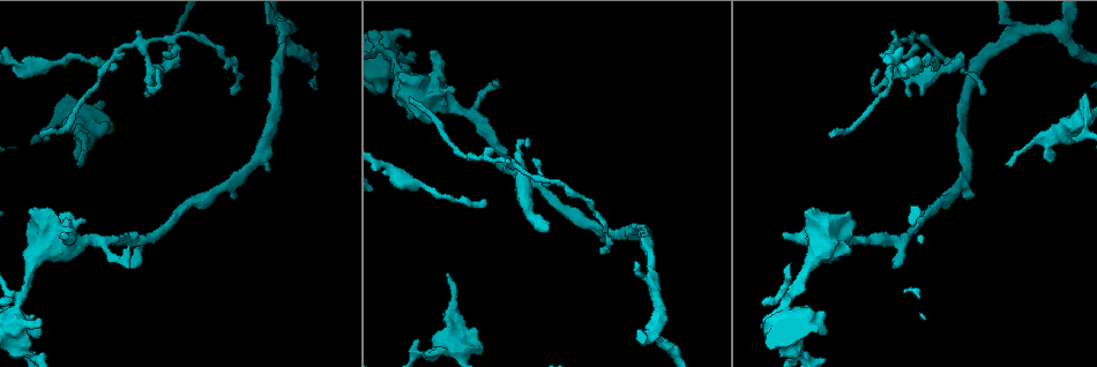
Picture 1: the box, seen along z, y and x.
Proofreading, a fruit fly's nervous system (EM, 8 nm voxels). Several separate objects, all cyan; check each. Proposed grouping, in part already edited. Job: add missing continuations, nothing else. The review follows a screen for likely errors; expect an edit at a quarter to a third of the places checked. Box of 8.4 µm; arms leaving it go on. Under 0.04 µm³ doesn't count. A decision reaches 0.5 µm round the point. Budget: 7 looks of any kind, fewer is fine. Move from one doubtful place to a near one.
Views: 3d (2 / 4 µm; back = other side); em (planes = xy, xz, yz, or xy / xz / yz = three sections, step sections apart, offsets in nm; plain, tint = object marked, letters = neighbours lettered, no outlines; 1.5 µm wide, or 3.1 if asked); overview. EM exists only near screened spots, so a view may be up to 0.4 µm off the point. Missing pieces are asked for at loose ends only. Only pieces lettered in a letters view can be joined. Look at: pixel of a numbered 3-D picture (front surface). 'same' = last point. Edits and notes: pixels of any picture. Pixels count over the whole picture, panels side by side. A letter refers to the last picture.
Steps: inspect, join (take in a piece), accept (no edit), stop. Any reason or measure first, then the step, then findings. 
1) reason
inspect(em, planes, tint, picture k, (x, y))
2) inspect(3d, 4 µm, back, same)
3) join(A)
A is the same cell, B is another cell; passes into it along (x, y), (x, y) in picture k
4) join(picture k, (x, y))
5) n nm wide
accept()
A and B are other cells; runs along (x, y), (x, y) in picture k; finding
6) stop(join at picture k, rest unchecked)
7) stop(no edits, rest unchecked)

inspect(em, planes, letters, picture 1, (959, 54))

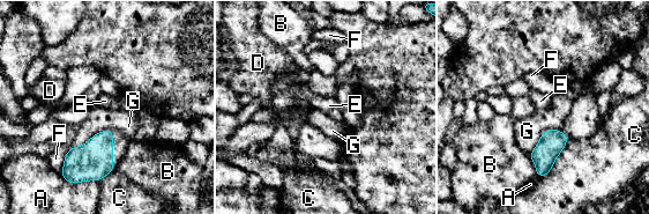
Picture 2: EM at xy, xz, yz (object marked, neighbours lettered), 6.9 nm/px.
accept()
A, B, C, D, E, F and G are other cells; border along (111, 130), (98, 131), (71, 147) in picture 2; no lettered piece goes on from it

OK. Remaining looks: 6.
tapers out
inspect(em, planes, letters, picture 1, (39, 135))

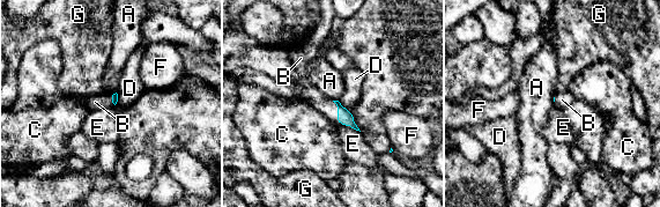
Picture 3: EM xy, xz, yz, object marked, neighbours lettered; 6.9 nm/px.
E touches over 200 nm
join(B)
B is the same cell, A, C, D, E, F and G are other cells; passes into it along (345, 117), (338, 111), (310, 93) in picture 3; the cell continues

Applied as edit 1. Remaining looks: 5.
inspect(overview)

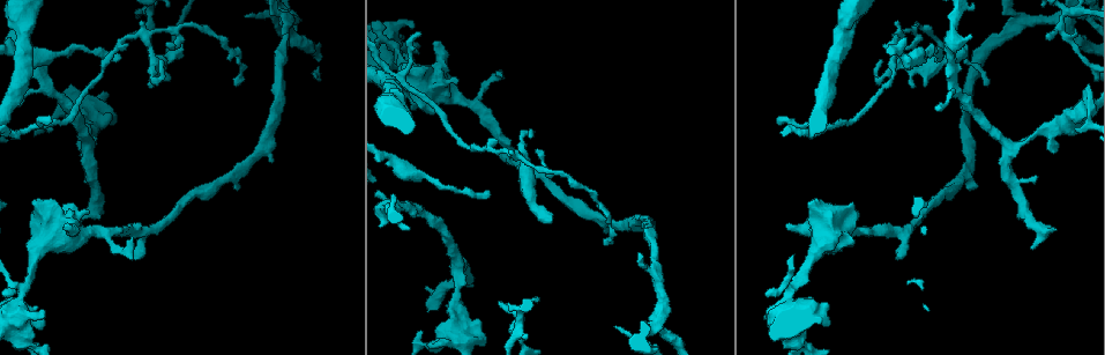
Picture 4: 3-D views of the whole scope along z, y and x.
branch stops here
inspect(3d, 4 µm, picture 4, (435, 41))

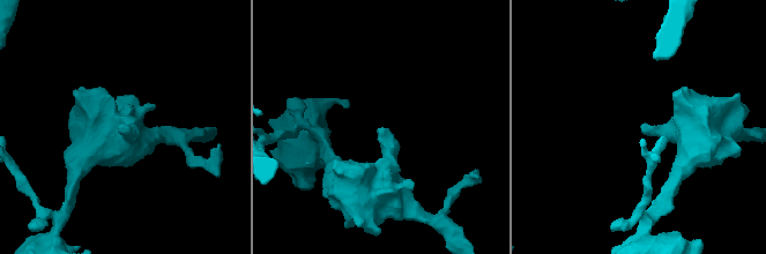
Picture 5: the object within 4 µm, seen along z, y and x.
shape alone is not enough
inspect(em, yz, step 8, letters, picture 5, (379, 130))

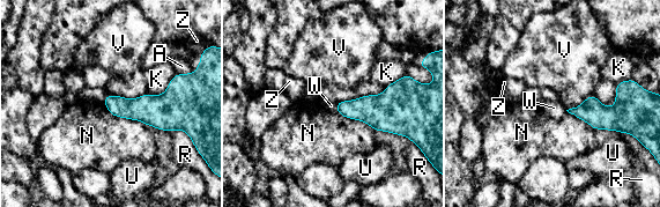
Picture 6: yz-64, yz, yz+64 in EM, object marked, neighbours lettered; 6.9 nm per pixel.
inspect(em, planes, letters, same)

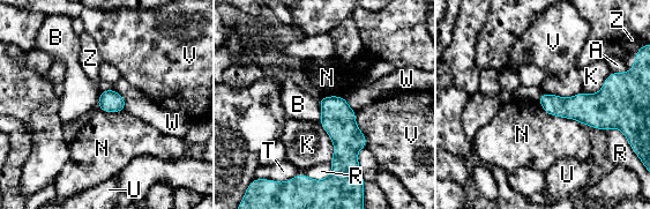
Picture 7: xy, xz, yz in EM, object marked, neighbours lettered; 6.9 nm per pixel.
accept()
A, B, K, N, R, T, U, V, W and Z are other cells; border along (538, 102), (550, 114), (583, 124) in picture 7; no lettered piece goes on from it

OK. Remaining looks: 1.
stop(join at picture 3, rest unchecked)

